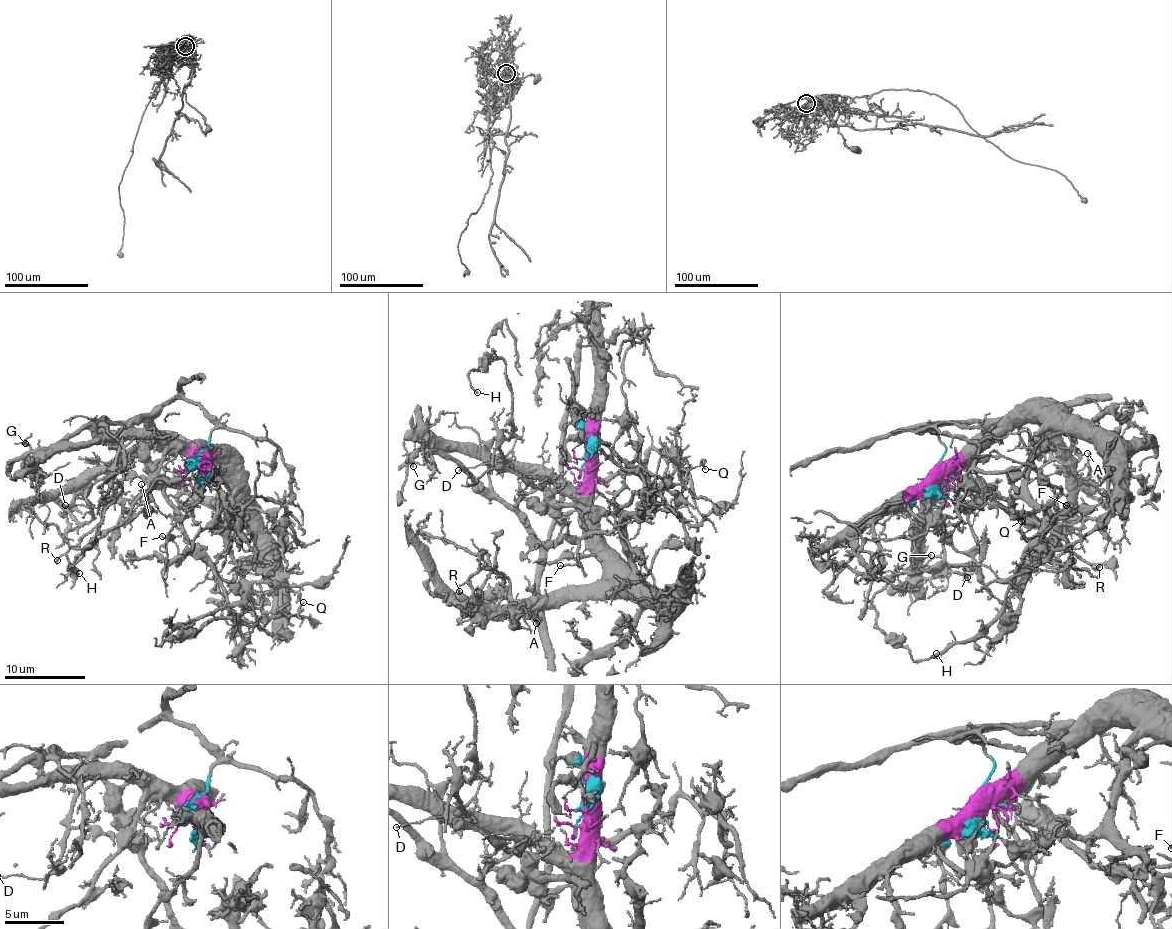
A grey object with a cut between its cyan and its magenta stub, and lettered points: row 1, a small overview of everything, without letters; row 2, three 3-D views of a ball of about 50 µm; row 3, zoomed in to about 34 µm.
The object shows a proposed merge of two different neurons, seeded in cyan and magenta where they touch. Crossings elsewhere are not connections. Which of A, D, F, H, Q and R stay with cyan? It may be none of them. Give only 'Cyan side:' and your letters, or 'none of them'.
Cyan side: H, Q, R

